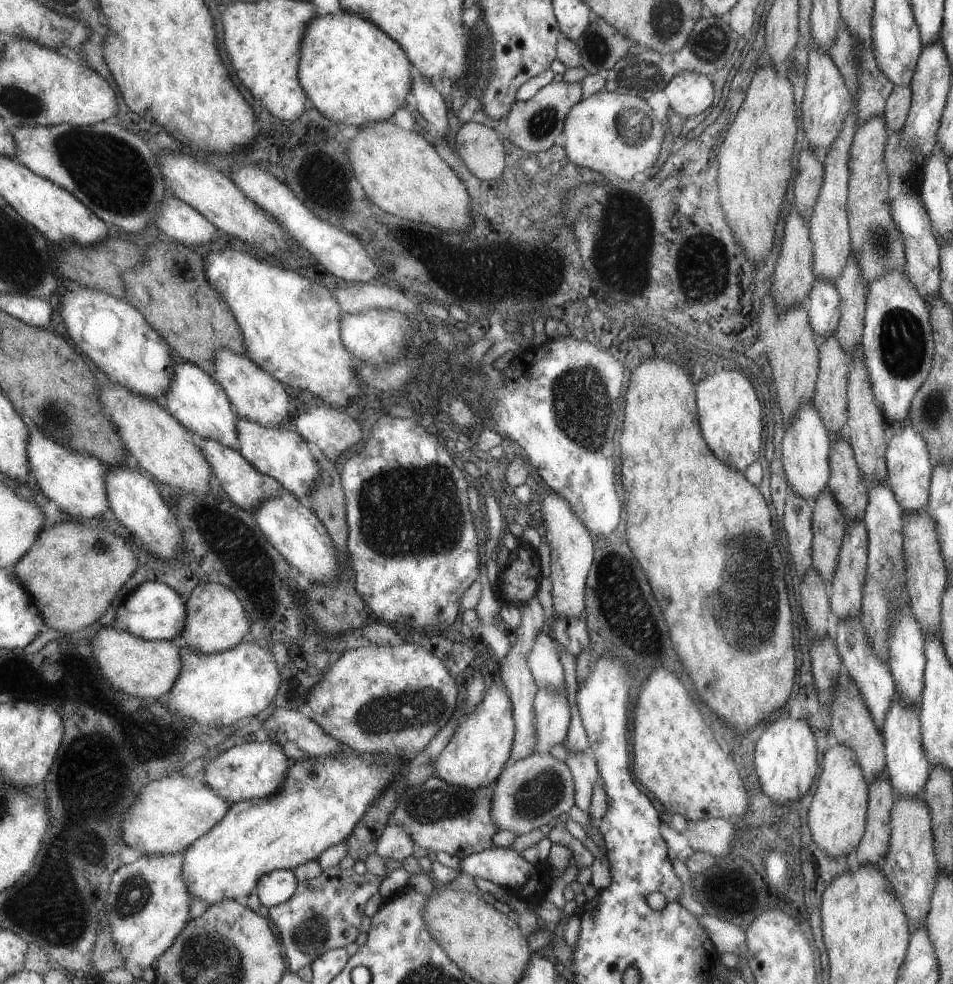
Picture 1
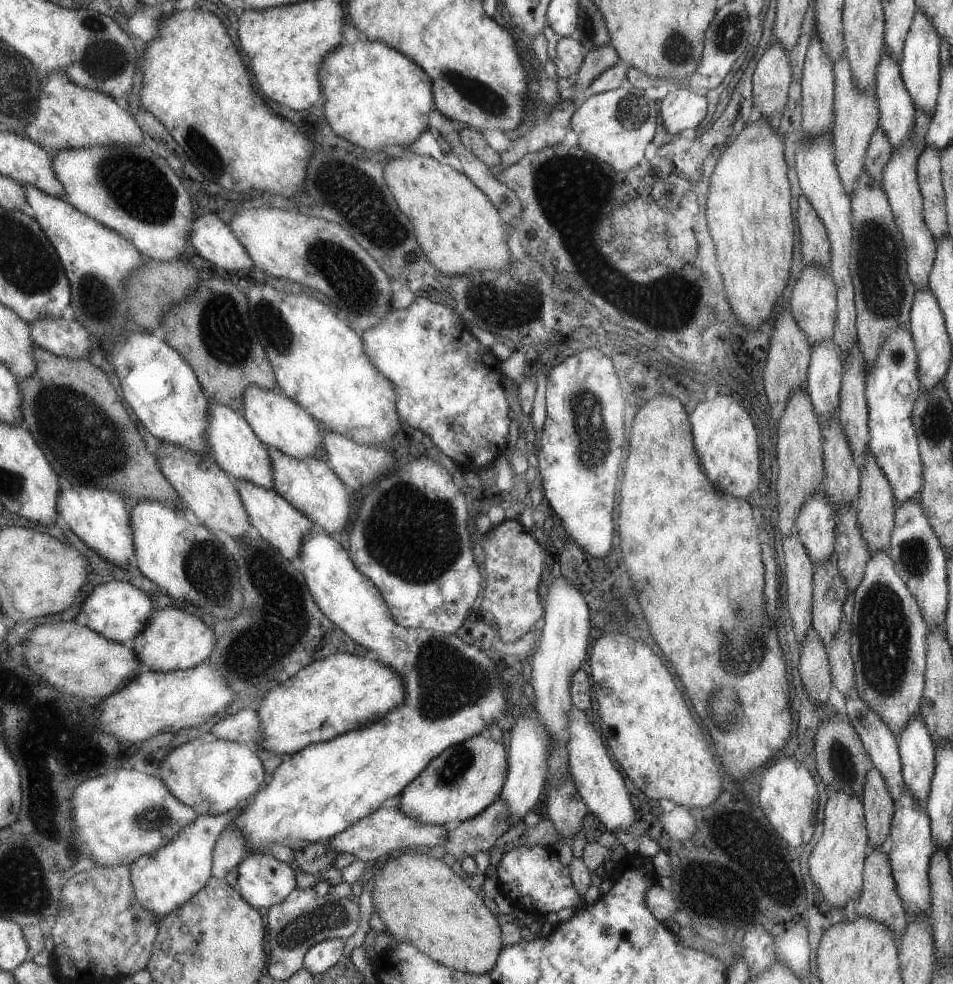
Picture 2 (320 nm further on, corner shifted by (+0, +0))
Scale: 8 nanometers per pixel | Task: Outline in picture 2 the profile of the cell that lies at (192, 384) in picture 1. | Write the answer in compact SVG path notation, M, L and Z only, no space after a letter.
M211 400L209 414L209 456L213 457L235 480L251 481L260 487L275 489L271 448L257 436L245 415Z

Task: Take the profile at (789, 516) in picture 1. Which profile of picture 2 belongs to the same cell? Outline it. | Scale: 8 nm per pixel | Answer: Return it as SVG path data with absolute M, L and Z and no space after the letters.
M793 536L781 538L785 563L785 600L792 628L799 644L811 626L811 574L814 566L804 546Z

